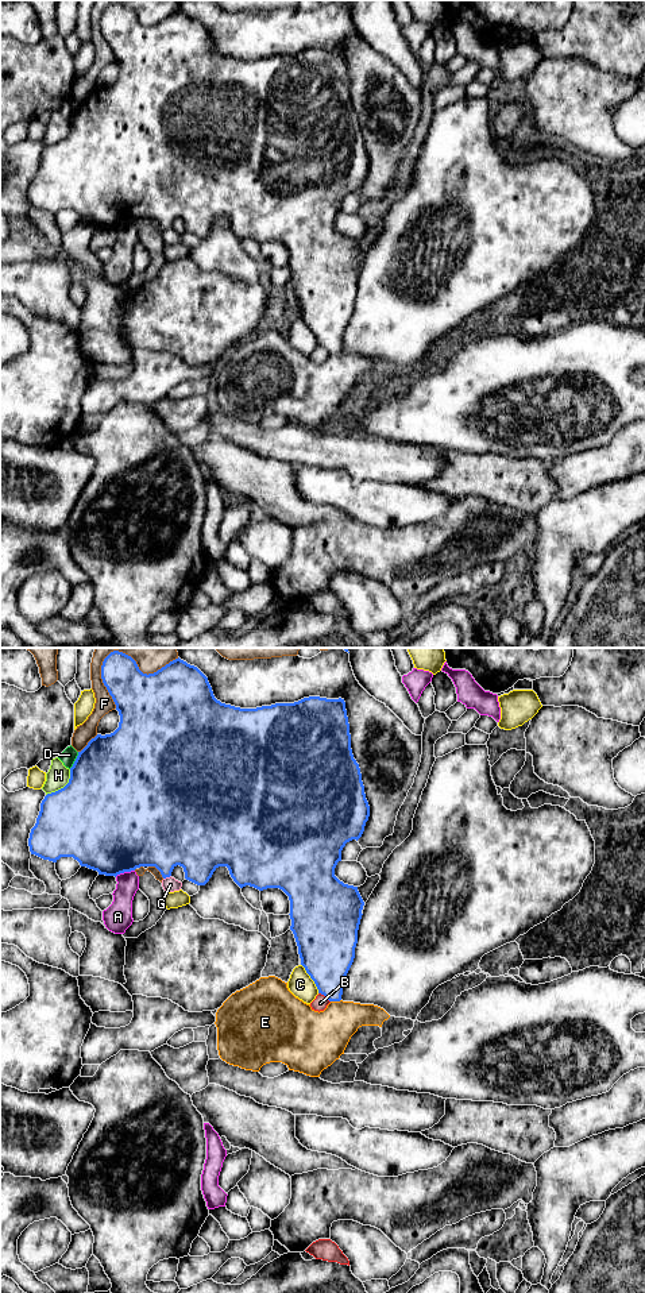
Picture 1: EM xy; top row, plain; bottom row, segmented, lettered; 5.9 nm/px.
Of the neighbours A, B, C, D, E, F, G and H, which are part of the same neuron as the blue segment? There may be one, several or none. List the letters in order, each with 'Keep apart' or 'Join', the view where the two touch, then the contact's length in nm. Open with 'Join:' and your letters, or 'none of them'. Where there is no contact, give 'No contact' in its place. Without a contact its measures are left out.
Join: none of them
A: Keep apart. Touches blue in xy. Shared border 130 nm
B: Keep apart. Touches blue in xy. Shared border 90 nm
C: Keep apart. Touches blue in xy. Shared border 200 nm
D: Keep apart. Touches blue in xy. Shared border 120 nm
E: Keep apart. Touches blue in xy. Shared border 70 nm
F: Keep apart. Touches blue in xy. Shared border 480 nm
G: Keep apart. Touches blue in xy. Shared border 50 nm
H: Keep apart. Touches blue in xy. Shared border 220 nm

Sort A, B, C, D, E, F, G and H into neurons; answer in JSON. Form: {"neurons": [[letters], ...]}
{"neurons": [["A"], ["B", "H"], ["C"], ["D"], ["E"], ["F"], ["G"]]}

